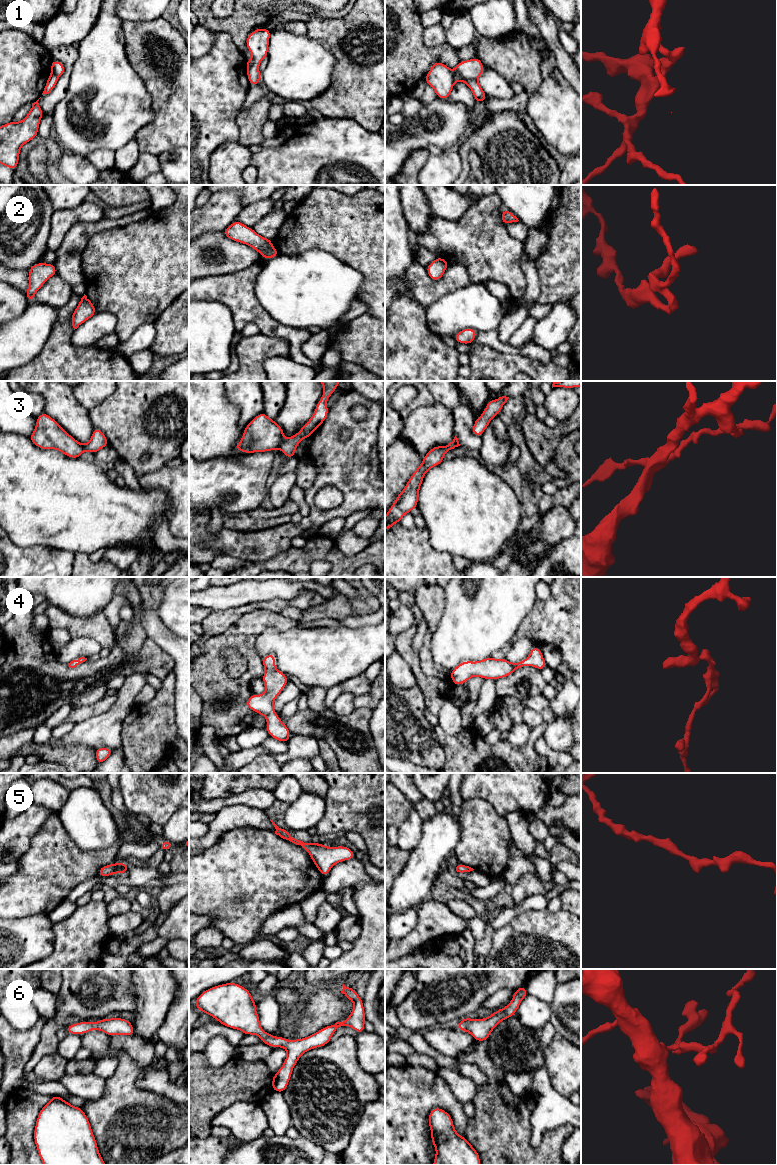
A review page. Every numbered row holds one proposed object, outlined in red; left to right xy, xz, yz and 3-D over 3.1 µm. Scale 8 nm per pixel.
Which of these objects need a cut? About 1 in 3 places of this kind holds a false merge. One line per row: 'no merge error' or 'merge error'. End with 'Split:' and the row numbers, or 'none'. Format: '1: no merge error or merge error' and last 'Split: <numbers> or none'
1: merge error
2: no merge error
3: merge error
4: no merge error
5: no merge error
6: no merge error
Split: 1, 3

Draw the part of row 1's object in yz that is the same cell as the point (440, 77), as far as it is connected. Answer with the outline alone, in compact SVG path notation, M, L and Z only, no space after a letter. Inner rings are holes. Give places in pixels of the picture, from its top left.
M478 57L460 61L454 70L450 70L442 62L435 62L424 80L435 90L438 98L448 99L452 92L456 75L461 75L466 79L478 79L485 69Z

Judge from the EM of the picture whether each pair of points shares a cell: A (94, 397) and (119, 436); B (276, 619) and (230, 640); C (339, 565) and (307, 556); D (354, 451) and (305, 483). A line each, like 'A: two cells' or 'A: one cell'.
A: two cells
B: one cell
C: one cell
D: two cells

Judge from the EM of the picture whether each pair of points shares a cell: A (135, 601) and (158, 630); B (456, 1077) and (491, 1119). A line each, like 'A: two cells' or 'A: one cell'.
A: one cell
B: two cells

